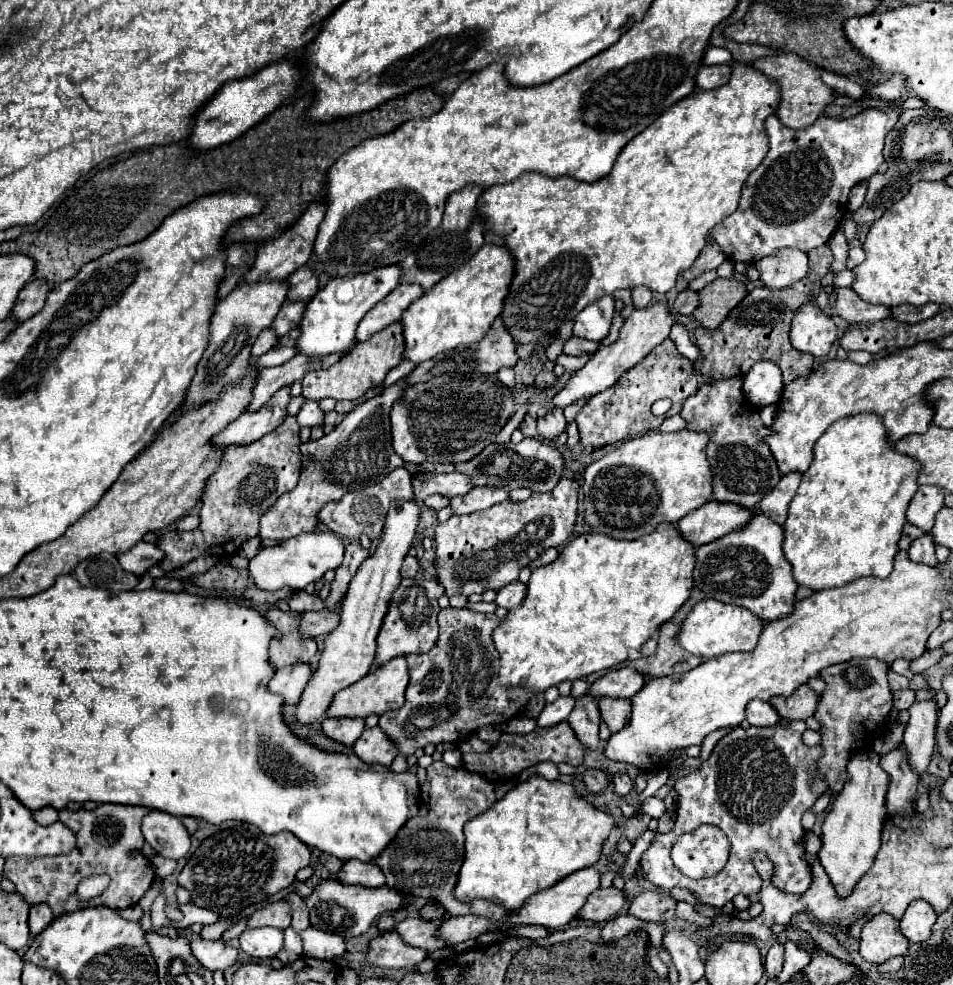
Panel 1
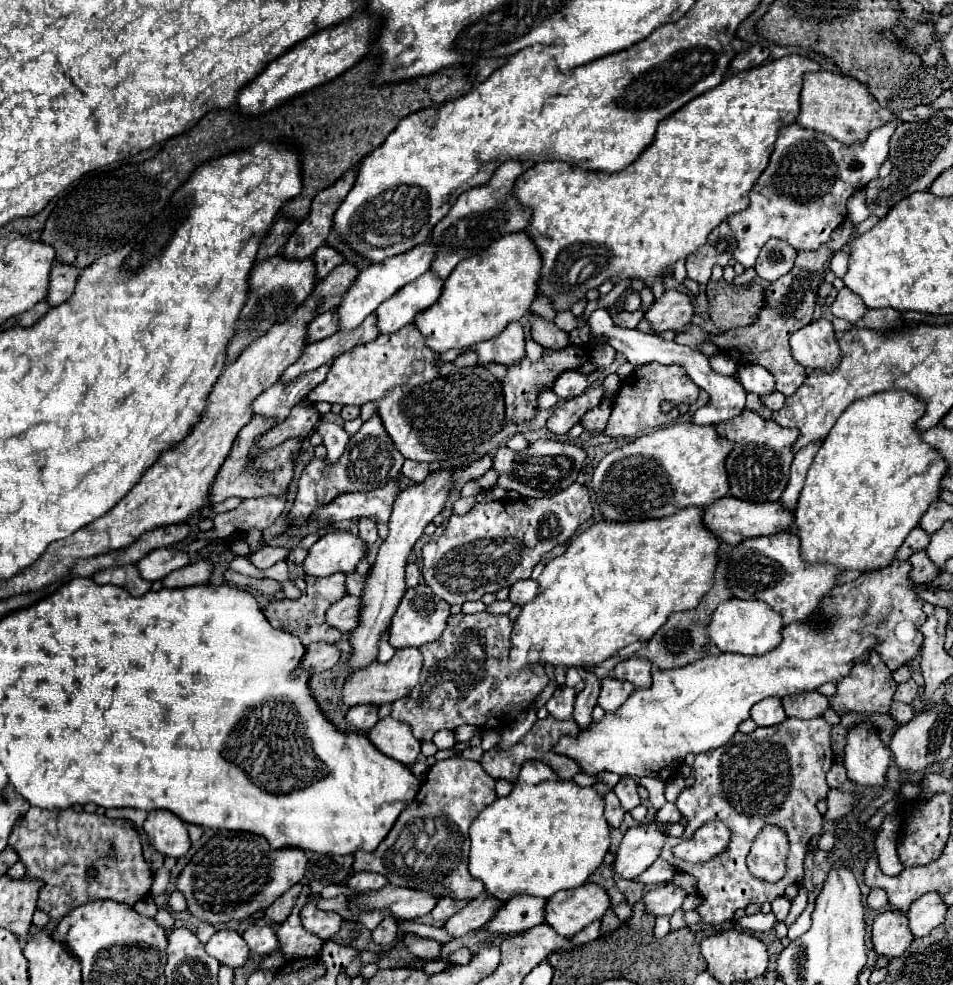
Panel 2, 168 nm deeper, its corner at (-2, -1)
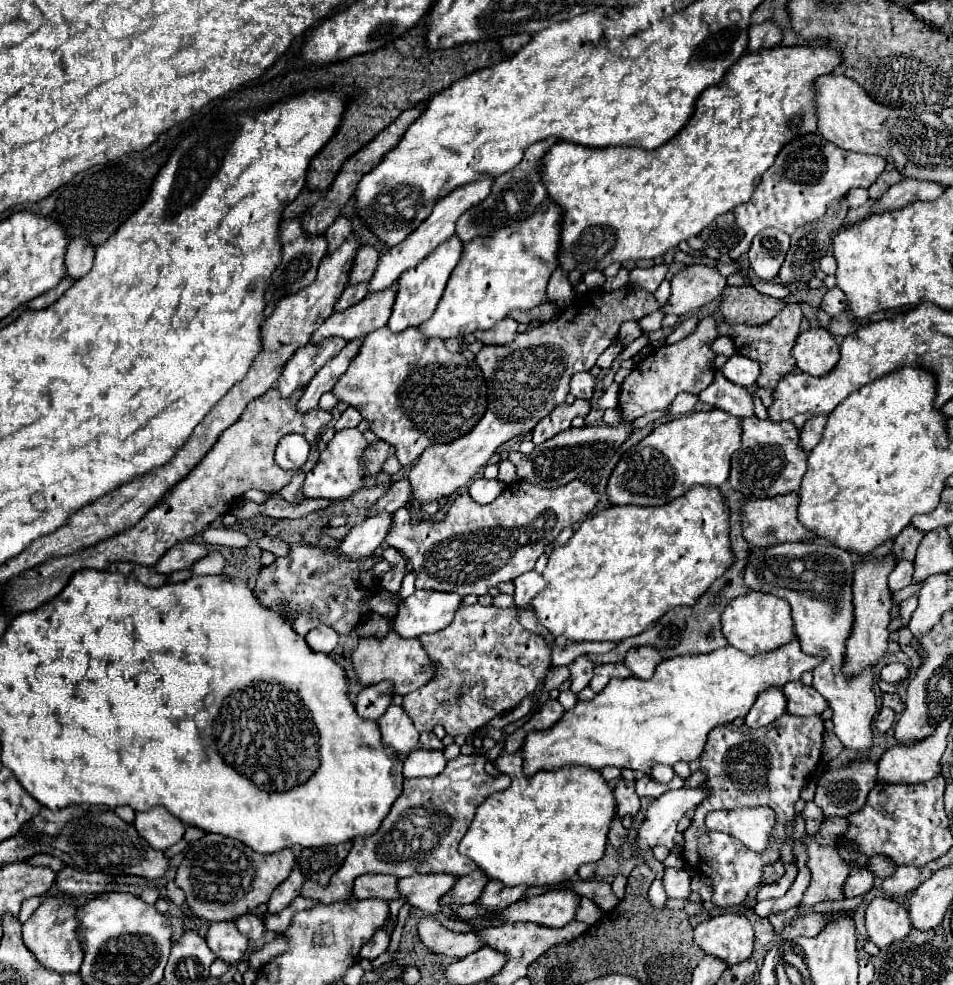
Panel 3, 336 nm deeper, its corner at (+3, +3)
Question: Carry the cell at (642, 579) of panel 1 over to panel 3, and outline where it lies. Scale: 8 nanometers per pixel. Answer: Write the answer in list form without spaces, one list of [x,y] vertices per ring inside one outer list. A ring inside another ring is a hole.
[[[693,488],[689,496],[665,504],[665,508],[609,506],[587,518],[567,544],[549,554],[543,570],[549,594],[537,594],[531,608],[537,622],[553,636],[565,636],[567,642],[621,642],[641,634],[669,608],[695,604],[697,598],[719,578],[729,564],[729,510],[717,488]]]

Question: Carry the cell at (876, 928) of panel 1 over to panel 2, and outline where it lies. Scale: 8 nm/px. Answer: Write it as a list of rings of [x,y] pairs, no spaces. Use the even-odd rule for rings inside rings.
[[[900,910],[878,912],[872,924],[872,944],[880,956],[896,958],[912,942],[912,932],[908,928],[908,918]]]

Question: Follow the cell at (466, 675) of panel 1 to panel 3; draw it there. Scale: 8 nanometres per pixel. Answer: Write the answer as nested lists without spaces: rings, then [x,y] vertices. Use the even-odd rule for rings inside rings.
[[[481,604],[461,606],[447,628],[435,634],[419,636],[419,642],[431,658],[435,674],[425,686],[403,696],[403,710],[409,714],[417,730],[431,732],[437,724],[441,724],[445,732],[453,738],[469,736],[475,730],[483,728],[495,716],[513,710],[527,694],[535,692],[551,666],[551,650],[547,648],[543,636],[525,630],[515,618],[515,608],[503,610],[497,606]]]

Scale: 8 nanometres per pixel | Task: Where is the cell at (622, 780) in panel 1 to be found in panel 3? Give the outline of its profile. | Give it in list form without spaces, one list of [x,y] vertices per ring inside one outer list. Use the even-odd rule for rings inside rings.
[[[621,778],[613,790],[615,804],[617,804],[617,814],[619,816],[633,816],[639,810],[639,796],[635,794],[635,782]]]

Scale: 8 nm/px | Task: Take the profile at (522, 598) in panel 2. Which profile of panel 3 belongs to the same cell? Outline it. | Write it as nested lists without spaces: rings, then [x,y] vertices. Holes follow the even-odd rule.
[[[535,570],[521,574],[519,578],[513,580],[513,584],[515,584],[515,594],[513,594],[515,606],[521,606],[521,608],[529,608],[531,598],[541,590],[545,590],[545,580]]]

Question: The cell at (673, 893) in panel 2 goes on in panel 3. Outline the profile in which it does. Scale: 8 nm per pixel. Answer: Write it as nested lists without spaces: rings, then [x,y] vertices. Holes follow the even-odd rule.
[[[667,868],[663,874],[663,886],[665,886],[667,898],[687,900],[687,896],[691,894],[689,882],[691,882],[691,876],[687,868]]]

